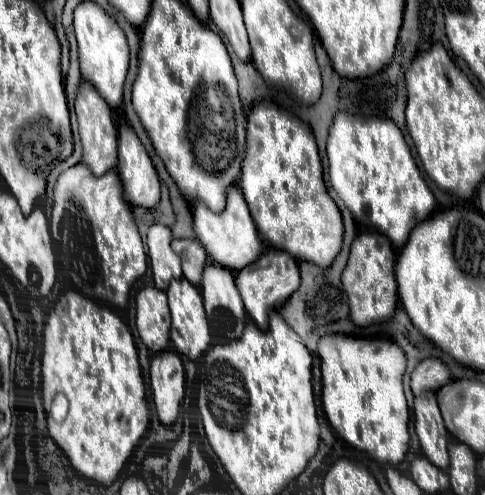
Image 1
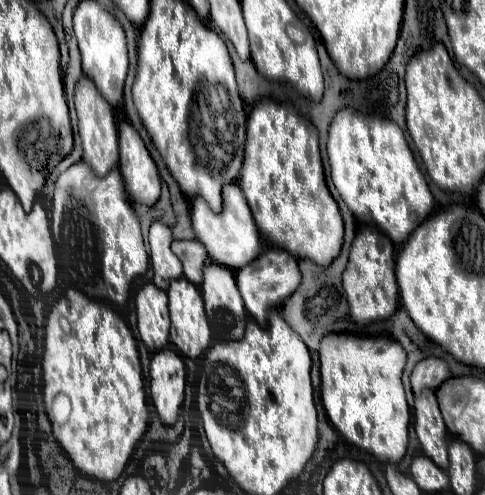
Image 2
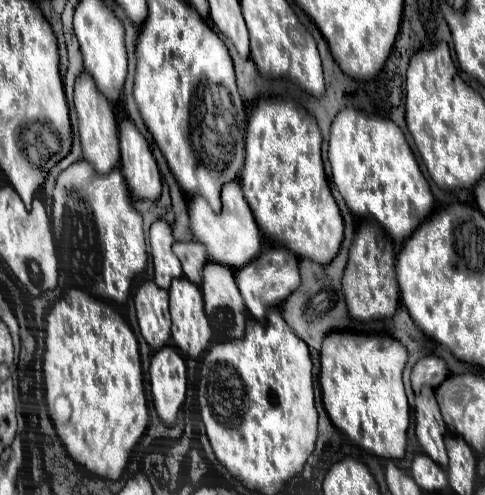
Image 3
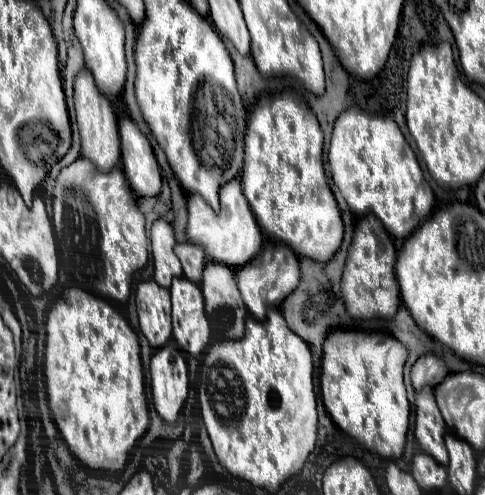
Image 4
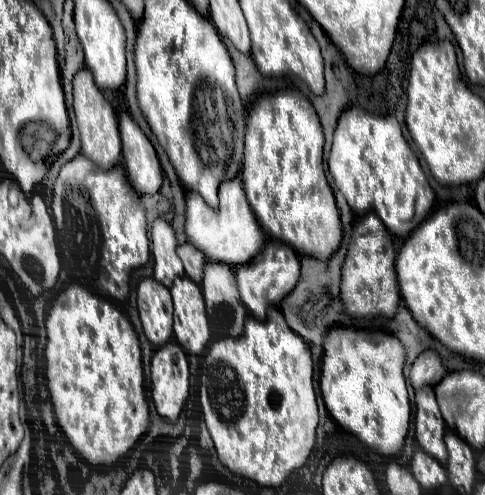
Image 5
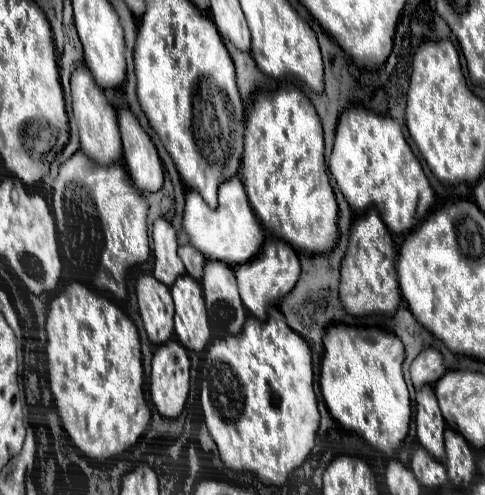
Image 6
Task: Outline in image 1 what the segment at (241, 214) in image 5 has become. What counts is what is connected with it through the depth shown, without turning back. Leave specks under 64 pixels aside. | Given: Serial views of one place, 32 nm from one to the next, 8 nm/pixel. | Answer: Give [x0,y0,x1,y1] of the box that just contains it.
[192,186,262,272]

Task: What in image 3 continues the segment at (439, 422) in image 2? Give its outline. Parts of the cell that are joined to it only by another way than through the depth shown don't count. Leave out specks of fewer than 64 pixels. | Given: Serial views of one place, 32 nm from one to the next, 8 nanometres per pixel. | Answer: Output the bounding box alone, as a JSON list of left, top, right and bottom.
[416,388,448,470]

